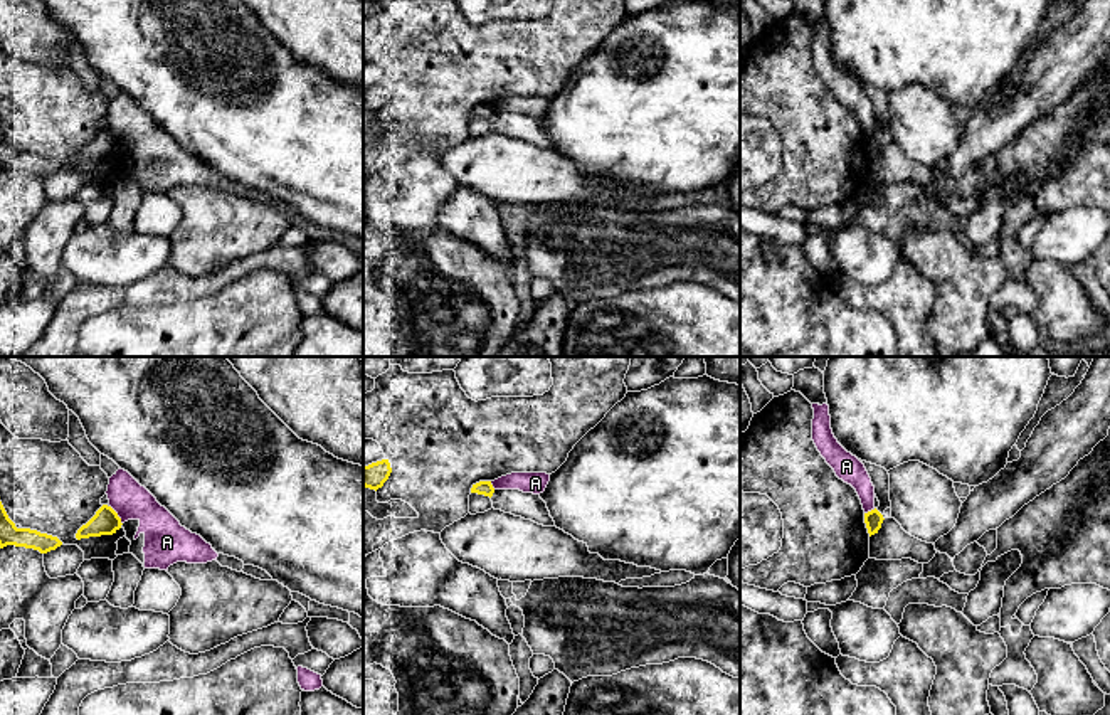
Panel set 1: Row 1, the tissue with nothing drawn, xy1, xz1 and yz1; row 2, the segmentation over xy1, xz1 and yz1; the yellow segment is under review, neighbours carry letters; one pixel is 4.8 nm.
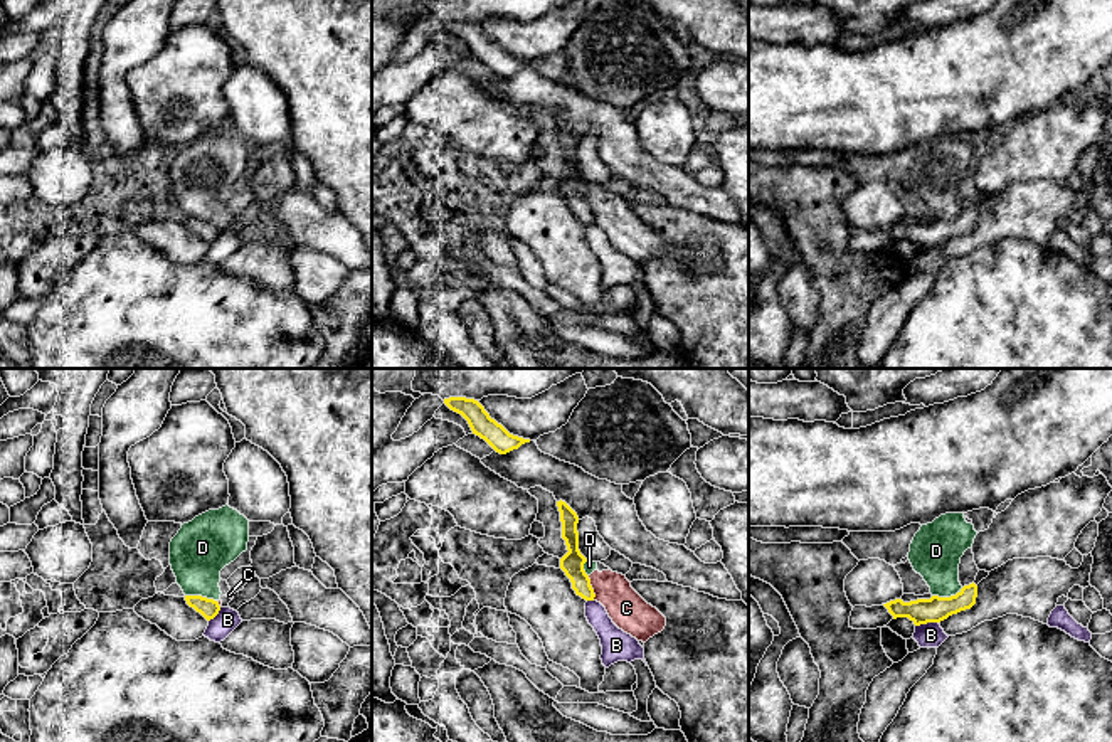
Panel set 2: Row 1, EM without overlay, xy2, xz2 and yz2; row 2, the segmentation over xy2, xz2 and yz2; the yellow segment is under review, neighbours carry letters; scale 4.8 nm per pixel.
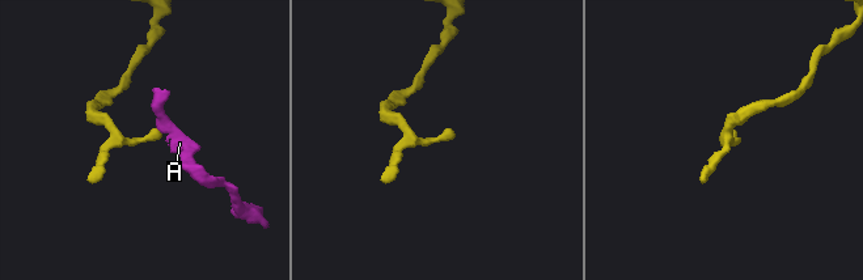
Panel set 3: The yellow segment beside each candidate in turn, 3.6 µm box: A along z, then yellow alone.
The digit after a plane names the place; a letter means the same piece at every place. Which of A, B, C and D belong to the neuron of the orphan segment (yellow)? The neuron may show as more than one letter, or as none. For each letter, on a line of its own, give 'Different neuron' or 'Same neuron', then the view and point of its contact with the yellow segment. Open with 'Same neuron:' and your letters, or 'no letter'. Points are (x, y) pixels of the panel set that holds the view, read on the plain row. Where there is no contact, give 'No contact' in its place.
Same neuron: no letter
A: Different neuron. Touches yellow at xy1 (116, 138)
B: Different neuron. Touches yellow at yz2 (926, 246)
C: Different neuron. Touches yellow at xz2 (591, 211)
D: Different neuron. Touches yellow at yz2 (947, 221)

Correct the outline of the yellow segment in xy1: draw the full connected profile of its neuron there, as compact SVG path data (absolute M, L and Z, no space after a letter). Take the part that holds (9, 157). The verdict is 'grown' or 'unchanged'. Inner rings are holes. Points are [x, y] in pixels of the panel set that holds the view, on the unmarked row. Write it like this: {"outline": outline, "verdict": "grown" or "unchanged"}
{"outline": "M0 124L0 172L7 168L25 170L47 177L62 168L57 160L30 151L17 151Z", "verdict": "unchanged"}

